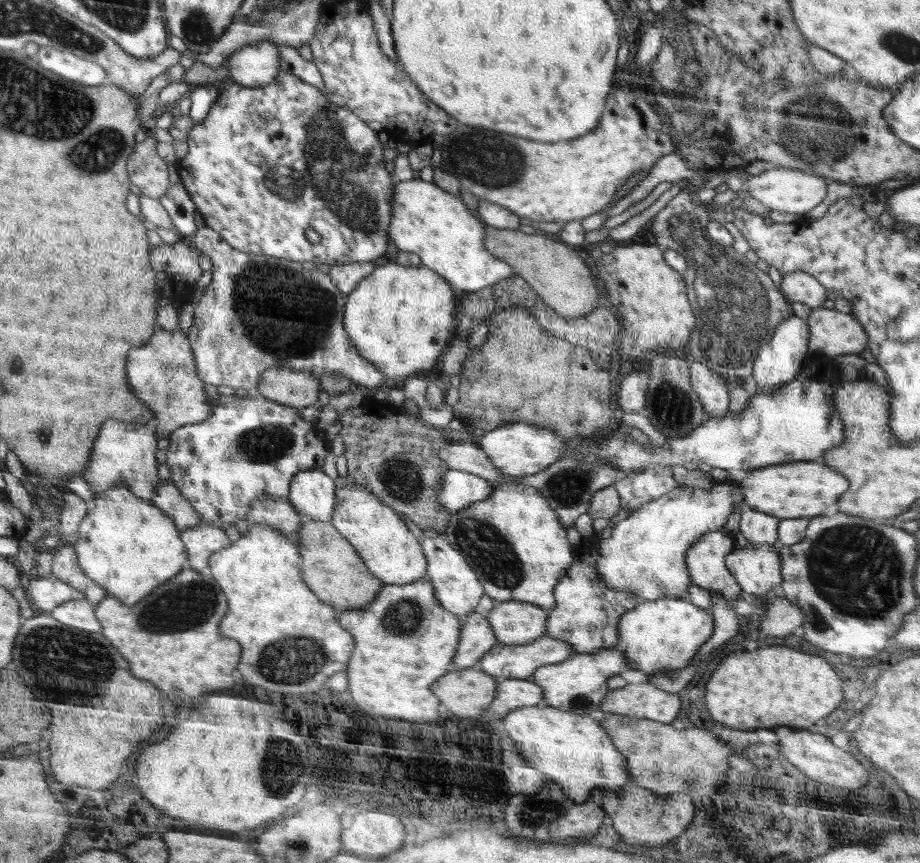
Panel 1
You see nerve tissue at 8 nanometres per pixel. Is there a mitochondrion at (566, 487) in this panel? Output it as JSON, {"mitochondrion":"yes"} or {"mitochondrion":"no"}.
{"mitochondrion":"yes"}

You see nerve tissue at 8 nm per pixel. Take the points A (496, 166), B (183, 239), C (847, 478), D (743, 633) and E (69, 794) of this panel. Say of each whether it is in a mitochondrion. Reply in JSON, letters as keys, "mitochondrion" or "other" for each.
{"A":"mitochondrion","B":"other","C":"other","D":"other","E":"other"}

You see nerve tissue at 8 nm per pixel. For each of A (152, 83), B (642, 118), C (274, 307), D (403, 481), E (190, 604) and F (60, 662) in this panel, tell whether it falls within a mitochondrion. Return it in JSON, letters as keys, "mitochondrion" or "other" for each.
{"A":"other","B":"other","C":"mitochondrion","D":"mitochondrion","E":"mitochondrion","F":"mitochondrion"}

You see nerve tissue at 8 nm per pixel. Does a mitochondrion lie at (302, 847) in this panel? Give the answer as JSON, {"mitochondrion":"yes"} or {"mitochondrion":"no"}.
{"mitochondrion":"yes"}

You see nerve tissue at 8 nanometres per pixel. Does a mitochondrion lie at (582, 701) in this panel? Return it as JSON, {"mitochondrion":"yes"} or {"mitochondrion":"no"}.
{"mitochondrion":"yes"}

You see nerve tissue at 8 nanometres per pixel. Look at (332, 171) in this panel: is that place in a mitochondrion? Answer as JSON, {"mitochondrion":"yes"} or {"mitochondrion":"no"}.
{"mitochondrion":"yes"}

